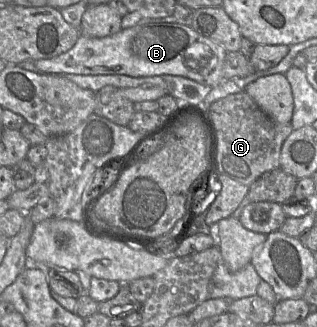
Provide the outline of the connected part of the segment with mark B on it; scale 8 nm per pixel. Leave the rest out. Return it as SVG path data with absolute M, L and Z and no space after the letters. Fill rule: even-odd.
M174 16L152 20L123 28L114 35L96 38L80 35L67 52L51 59L34 61L40 73L110 75L148 77L157 75L183 76L211 87L226 81L223 66L228 52L211 39L199 34L189 25L175 22Z

